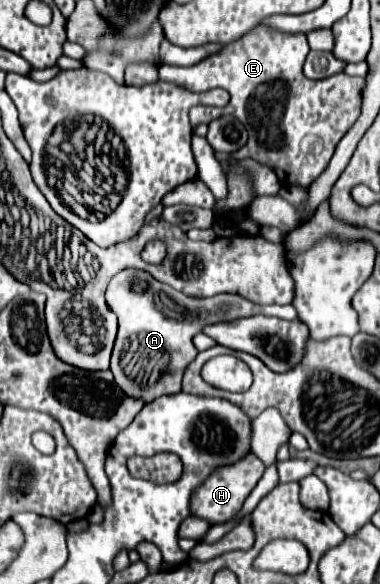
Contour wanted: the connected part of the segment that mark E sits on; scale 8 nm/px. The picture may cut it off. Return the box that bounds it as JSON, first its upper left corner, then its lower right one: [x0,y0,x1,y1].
[160,25,362,187]

